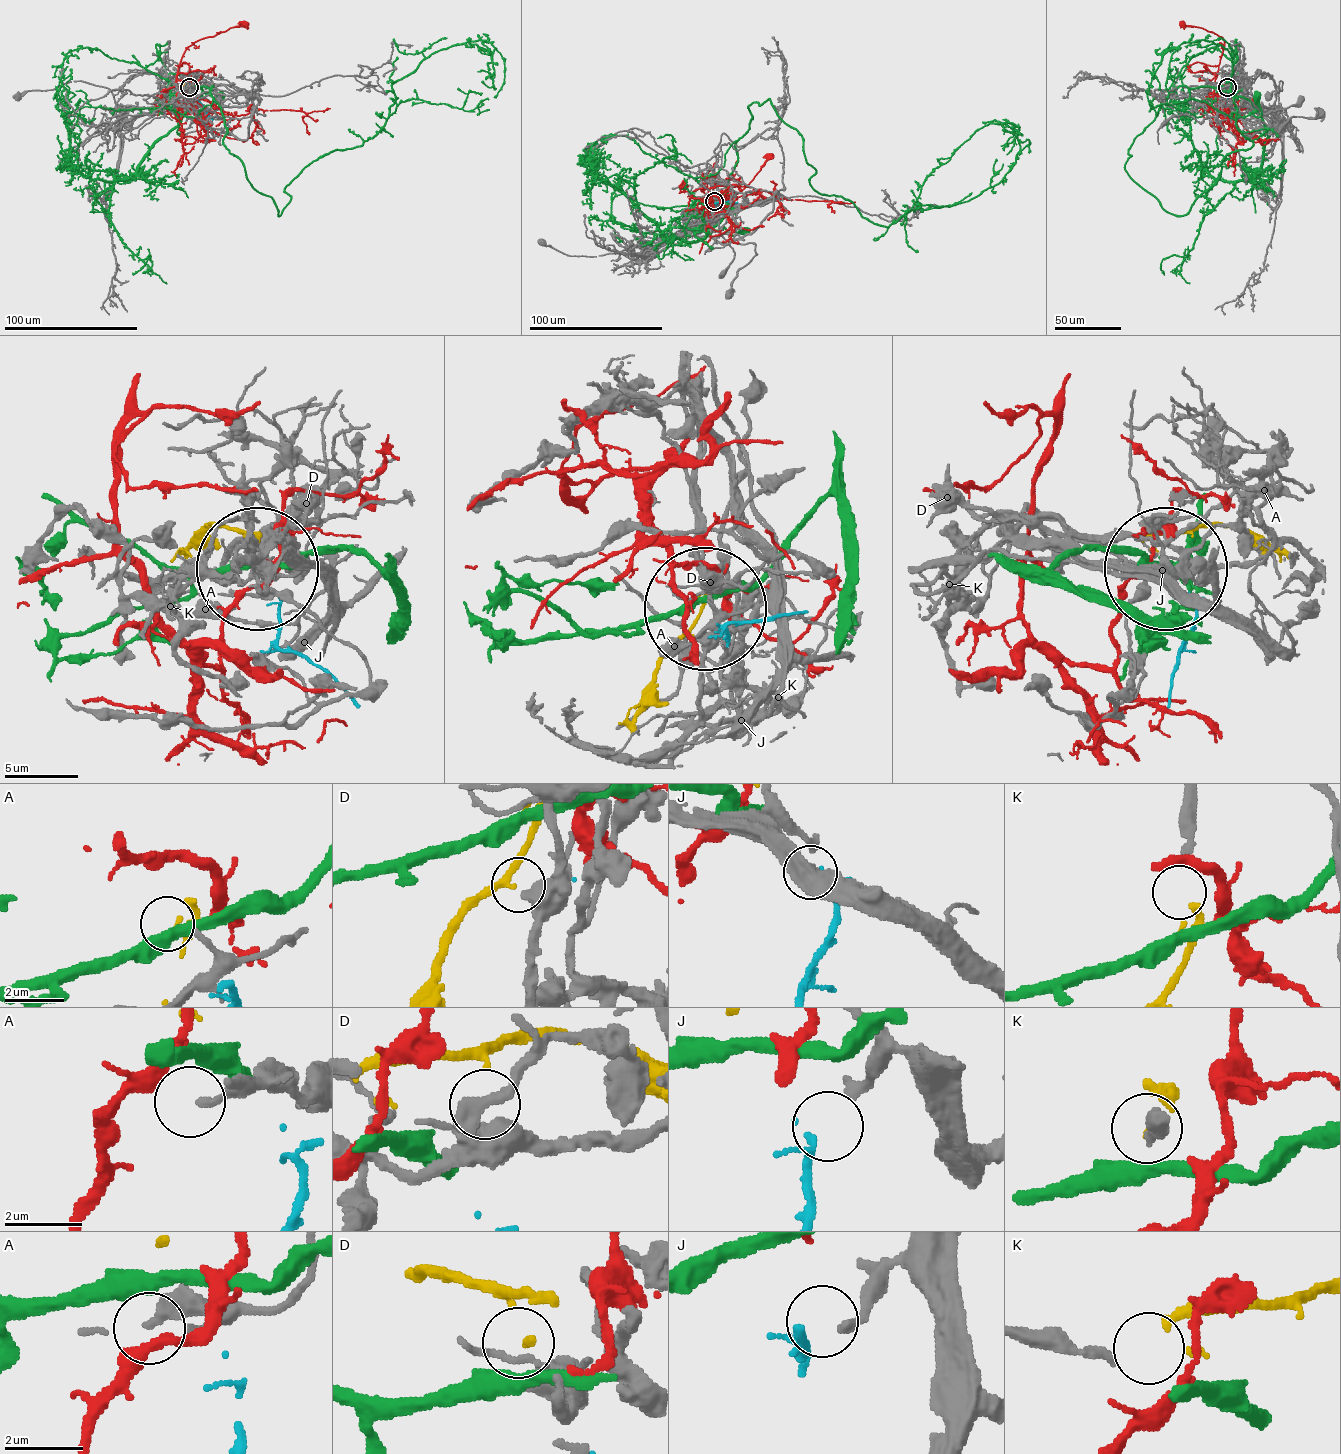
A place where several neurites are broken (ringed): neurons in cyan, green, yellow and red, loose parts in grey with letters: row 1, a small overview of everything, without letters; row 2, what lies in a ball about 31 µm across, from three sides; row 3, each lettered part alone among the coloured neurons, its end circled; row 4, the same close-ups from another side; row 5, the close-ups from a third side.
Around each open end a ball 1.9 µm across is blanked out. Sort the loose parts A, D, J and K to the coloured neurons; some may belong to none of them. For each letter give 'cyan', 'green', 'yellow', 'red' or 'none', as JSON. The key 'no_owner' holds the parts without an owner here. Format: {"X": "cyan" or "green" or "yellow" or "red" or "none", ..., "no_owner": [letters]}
{"A": "none", "D": "none", "J": "cyan", "K": "yellow", "no_owner": ["A", "D"]}

